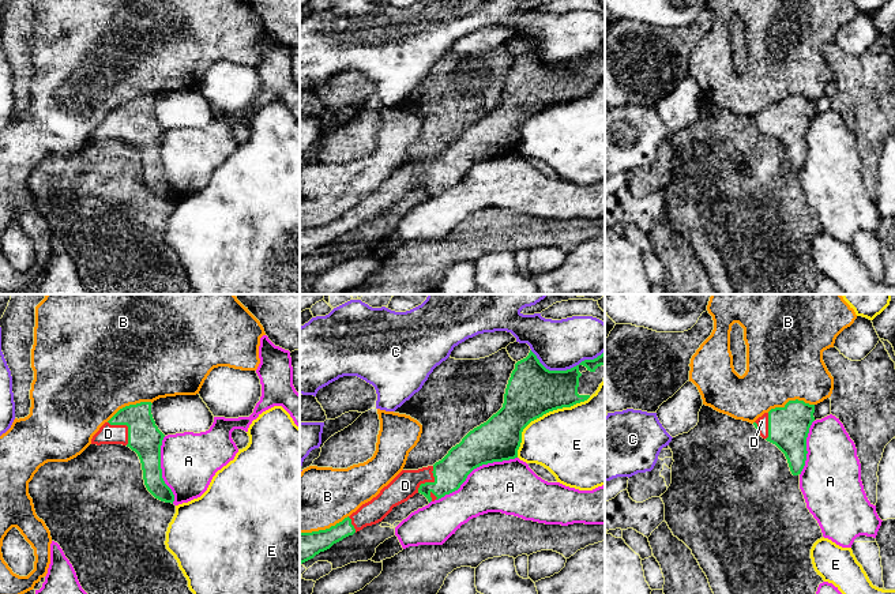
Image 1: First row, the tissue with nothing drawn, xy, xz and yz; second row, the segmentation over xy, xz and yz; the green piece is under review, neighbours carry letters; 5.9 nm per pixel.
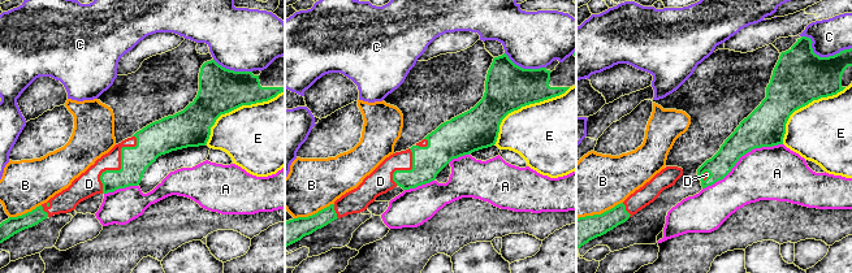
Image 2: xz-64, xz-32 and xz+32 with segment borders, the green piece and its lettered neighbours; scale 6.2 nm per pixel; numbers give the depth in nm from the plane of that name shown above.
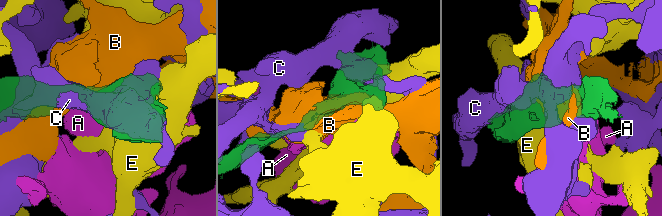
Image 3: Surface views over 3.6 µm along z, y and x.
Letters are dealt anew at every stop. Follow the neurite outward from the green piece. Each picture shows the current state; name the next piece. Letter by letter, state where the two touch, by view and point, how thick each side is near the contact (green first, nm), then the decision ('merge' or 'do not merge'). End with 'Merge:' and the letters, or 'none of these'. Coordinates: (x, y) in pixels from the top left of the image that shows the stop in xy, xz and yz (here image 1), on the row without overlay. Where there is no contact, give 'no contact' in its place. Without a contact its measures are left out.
A: meets green in xz at (474, 162); 260 nm thick on the green side, 320 nm on the other; do not merge
B: meets green in xz at (323, 225); 180 nm thick on the green side, 360 nm on the other; do not merge
C: meets green in xz at (567, 64); 300 nm thick on the green side, 300 nm on the other; do not merge
D: meets green in xy at (127, 120); 200 nm thick on the green side, 120 nm on the other; merge
E: meets green in xz at (542, 109); 300 nm thick on the green side, 440 nm on the other; do not merge
Merge: D

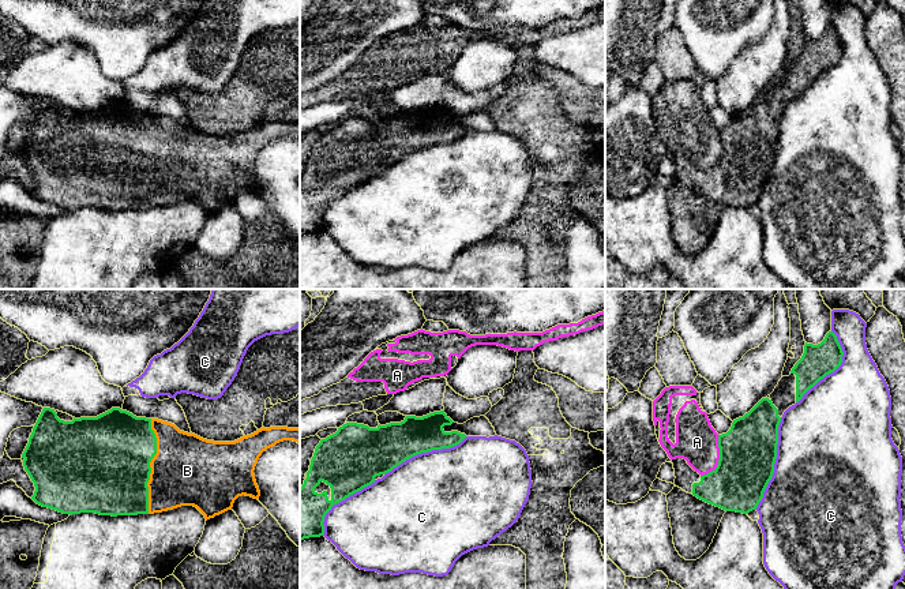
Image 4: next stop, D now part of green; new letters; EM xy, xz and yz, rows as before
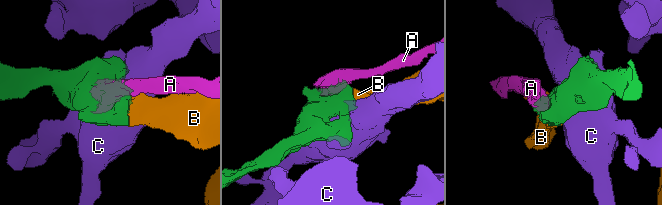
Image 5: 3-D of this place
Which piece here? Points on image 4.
A: meets green in yz at (720, 153); 340 nm thick on the green side, 260 nm on the other; do not merge
B: meets green in xy at (149, 161); 500 nm thick on the green side, 420 nm on the other; merge
C: meets green in yz at (774, 157); 340 nm thick on the green side, 500 nm on the other; do not merge
Merge: B

